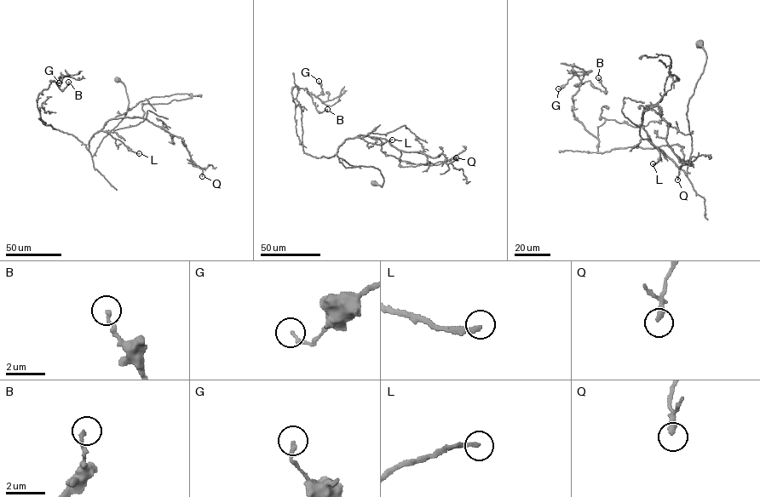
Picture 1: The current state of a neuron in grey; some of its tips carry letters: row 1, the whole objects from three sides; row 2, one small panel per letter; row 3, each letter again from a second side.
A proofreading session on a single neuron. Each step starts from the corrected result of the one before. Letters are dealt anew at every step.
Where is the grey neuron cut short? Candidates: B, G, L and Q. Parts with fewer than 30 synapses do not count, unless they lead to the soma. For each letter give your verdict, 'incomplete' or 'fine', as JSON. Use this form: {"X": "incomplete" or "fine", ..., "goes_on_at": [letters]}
{"B": "fine", "G": "fine", "L": "incomplete", "Q": "fine", "goes_on_at": ["L"]}

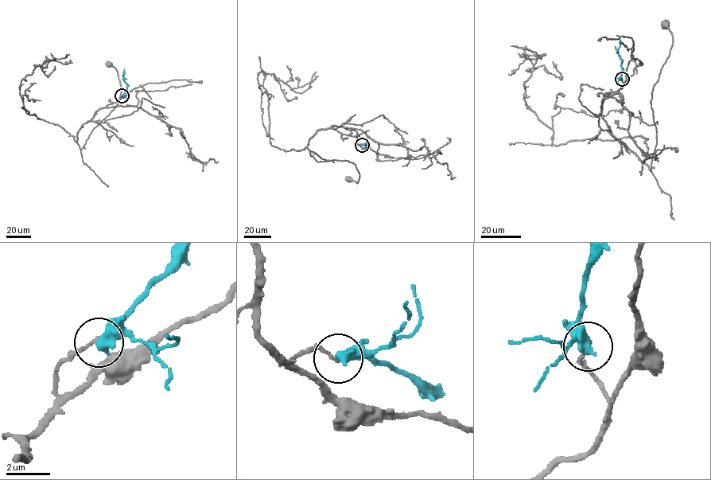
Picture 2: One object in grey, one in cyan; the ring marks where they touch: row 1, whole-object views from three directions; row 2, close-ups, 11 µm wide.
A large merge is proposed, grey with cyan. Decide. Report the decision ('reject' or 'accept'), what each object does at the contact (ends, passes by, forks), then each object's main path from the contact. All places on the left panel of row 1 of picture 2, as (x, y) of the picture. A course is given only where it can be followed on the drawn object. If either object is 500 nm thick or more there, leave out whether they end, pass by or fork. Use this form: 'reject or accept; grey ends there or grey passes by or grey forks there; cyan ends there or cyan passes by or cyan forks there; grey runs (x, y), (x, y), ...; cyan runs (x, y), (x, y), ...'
reject; grey runs (122, 95), (83, 123), (77, 135), (80, 149), (118, 103), (118, 76), (107, 64); cyan runs (122, 95), (126, 89), (127, 84), (123, 80), (124, 69)

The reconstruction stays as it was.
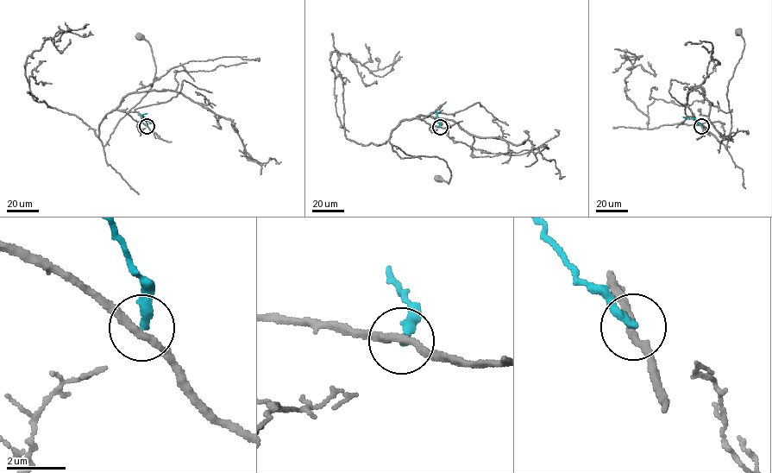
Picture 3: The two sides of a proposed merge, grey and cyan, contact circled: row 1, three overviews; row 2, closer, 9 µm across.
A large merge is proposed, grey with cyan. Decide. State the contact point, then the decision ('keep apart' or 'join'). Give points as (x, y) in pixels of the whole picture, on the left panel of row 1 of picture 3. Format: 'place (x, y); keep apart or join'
place (147, 126); keep apart

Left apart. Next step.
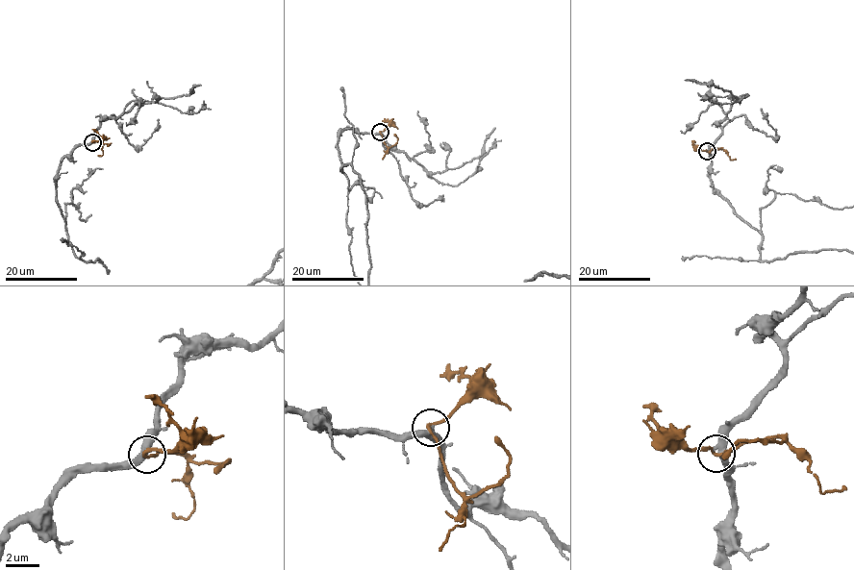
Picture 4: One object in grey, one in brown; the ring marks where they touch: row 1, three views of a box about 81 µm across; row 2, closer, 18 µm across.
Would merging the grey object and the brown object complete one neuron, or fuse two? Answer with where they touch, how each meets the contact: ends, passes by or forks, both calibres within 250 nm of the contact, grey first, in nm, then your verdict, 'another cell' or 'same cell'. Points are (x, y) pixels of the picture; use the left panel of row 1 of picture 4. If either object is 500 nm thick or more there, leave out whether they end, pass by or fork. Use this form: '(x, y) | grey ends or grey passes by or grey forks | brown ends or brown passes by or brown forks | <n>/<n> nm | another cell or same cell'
(92, 142) | grey passes by | brown passes by | 360/160 nm | same cell

